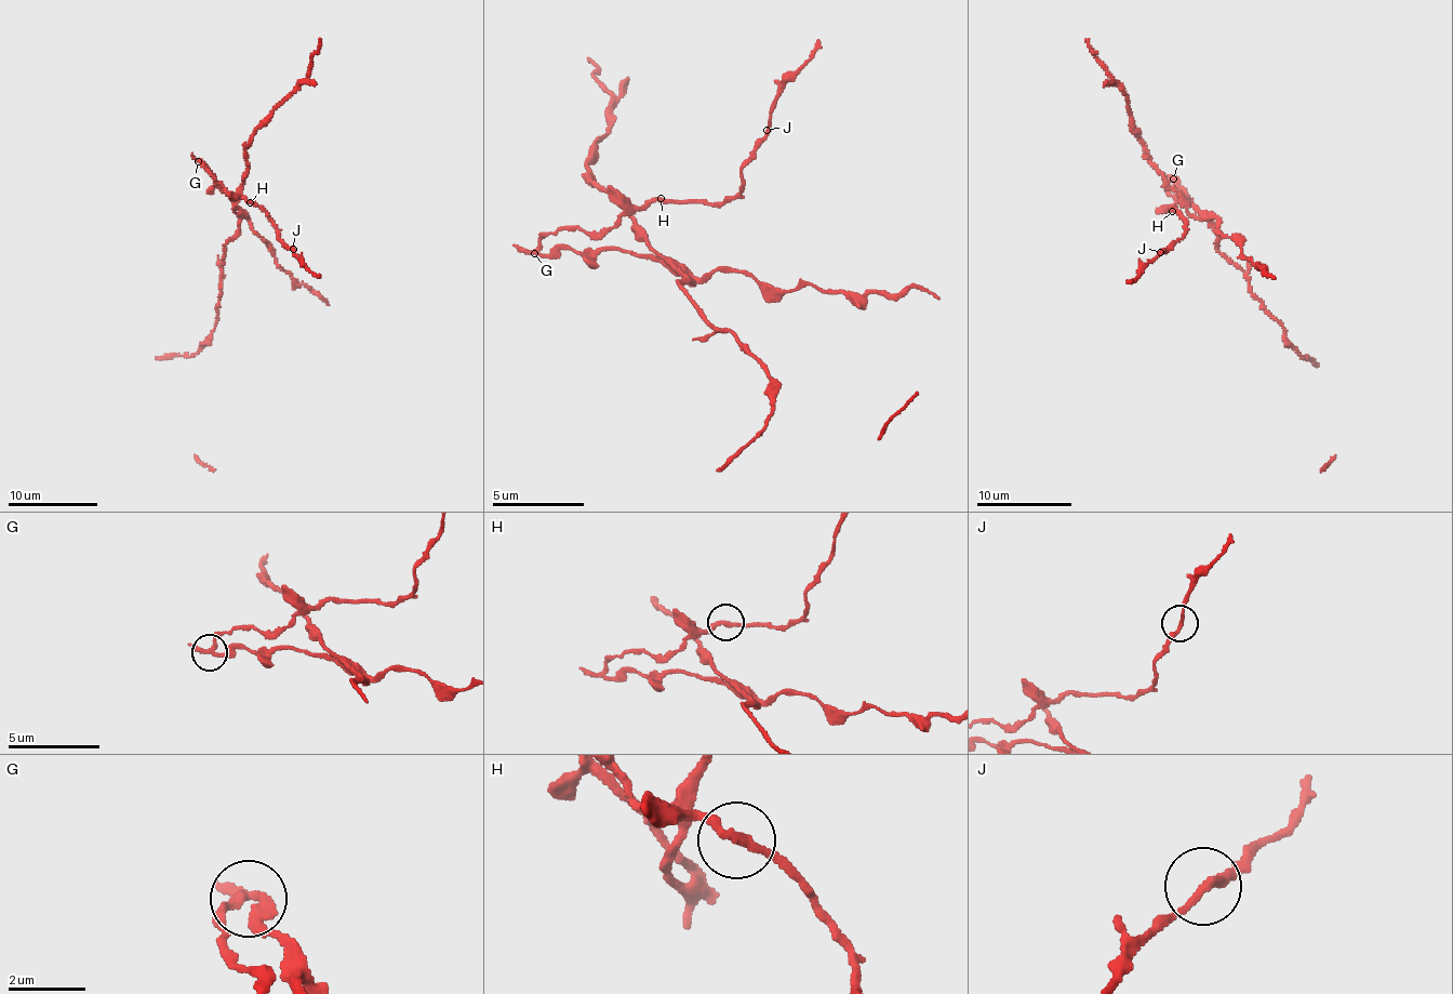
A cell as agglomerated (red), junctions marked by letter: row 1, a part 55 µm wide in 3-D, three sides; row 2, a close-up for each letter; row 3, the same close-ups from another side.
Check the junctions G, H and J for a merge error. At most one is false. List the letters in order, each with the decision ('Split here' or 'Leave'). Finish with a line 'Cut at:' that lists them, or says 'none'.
G: Split here
H: Leave
J: Leave
Cut at: G

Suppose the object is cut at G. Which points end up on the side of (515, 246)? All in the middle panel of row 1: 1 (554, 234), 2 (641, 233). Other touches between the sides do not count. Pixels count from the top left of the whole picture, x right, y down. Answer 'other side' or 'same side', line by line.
1: other side
2: same side

